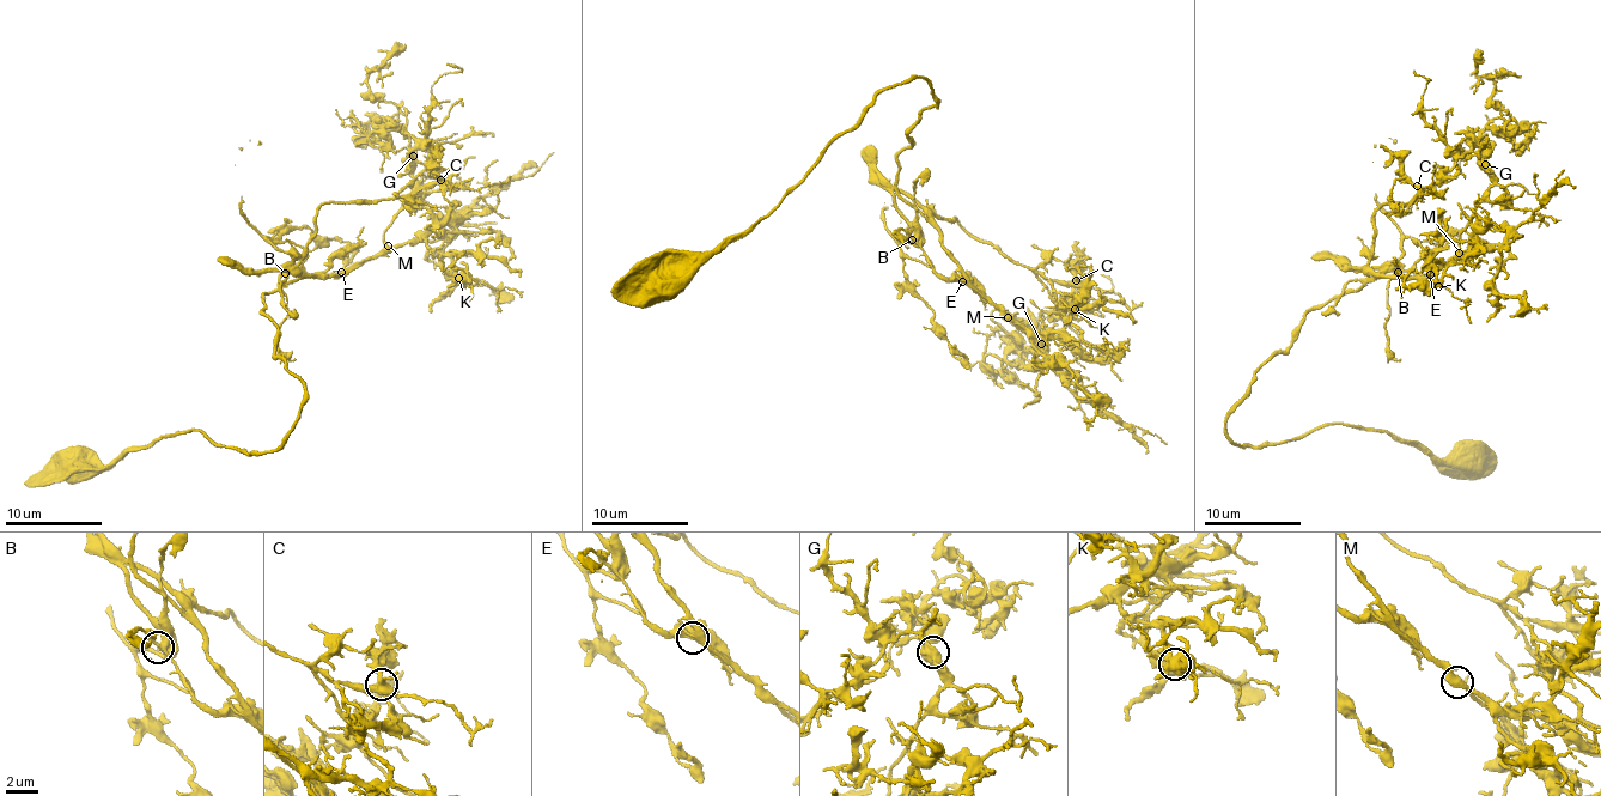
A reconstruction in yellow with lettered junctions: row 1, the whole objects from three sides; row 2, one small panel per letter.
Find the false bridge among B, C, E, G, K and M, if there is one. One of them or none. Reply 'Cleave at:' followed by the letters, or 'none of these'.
Cleave at: none of these

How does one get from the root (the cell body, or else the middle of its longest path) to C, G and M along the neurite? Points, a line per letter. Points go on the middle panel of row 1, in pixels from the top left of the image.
C: (896, 180), (898, 192), (924, 216), (935, 212), (955, 220), (1047, 279), (1076, 280)
G: (896, 180), (898, 192), (938, 230), (943, 249), (962, 277), (1039, 341), (1035, 351), (1041, 342)
M: (896, 180), (898, 192), (938, 230), (943, 249), (962, 277), (1008, 317)

